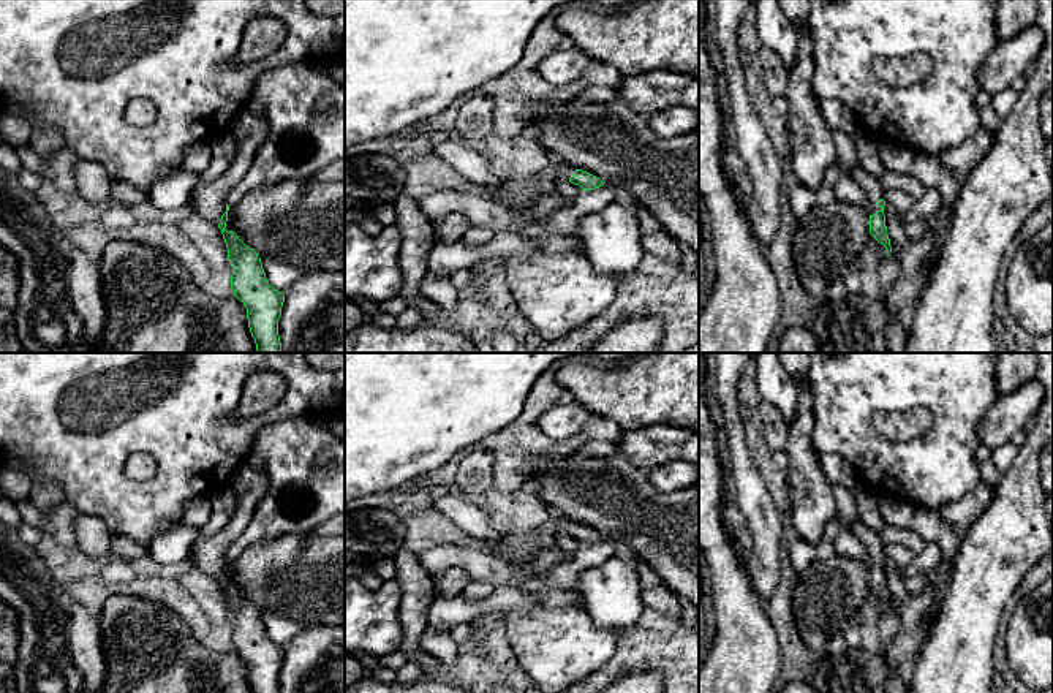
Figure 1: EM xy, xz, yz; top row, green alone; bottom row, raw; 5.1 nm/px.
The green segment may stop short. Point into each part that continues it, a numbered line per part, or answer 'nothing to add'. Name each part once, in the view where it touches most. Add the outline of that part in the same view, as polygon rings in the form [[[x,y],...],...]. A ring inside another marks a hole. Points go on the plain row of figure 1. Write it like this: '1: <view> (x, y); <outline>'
1: yz (871, 541); [[[857,519],[849,530],[859,538],[866,551],[868,559],[865,560],[865,565],[868,571],[881,565],[876,559],[879,554],[884,554],[881,535],[868,528],[860,519]]]

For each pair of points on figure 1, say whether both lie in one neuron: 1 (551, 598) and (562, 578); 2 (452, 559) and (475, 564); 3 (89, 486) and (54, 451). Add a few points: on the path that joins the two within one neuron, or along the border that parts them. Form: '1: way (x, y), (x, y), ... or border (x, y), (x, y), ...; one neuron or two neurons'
1: border (543, 575), (543, 581), (547, 586), (574, 590); two neurons
2: way (457, 559), (470, 559); one neuron
3: way (81, 478), (62, 459); one neuron

